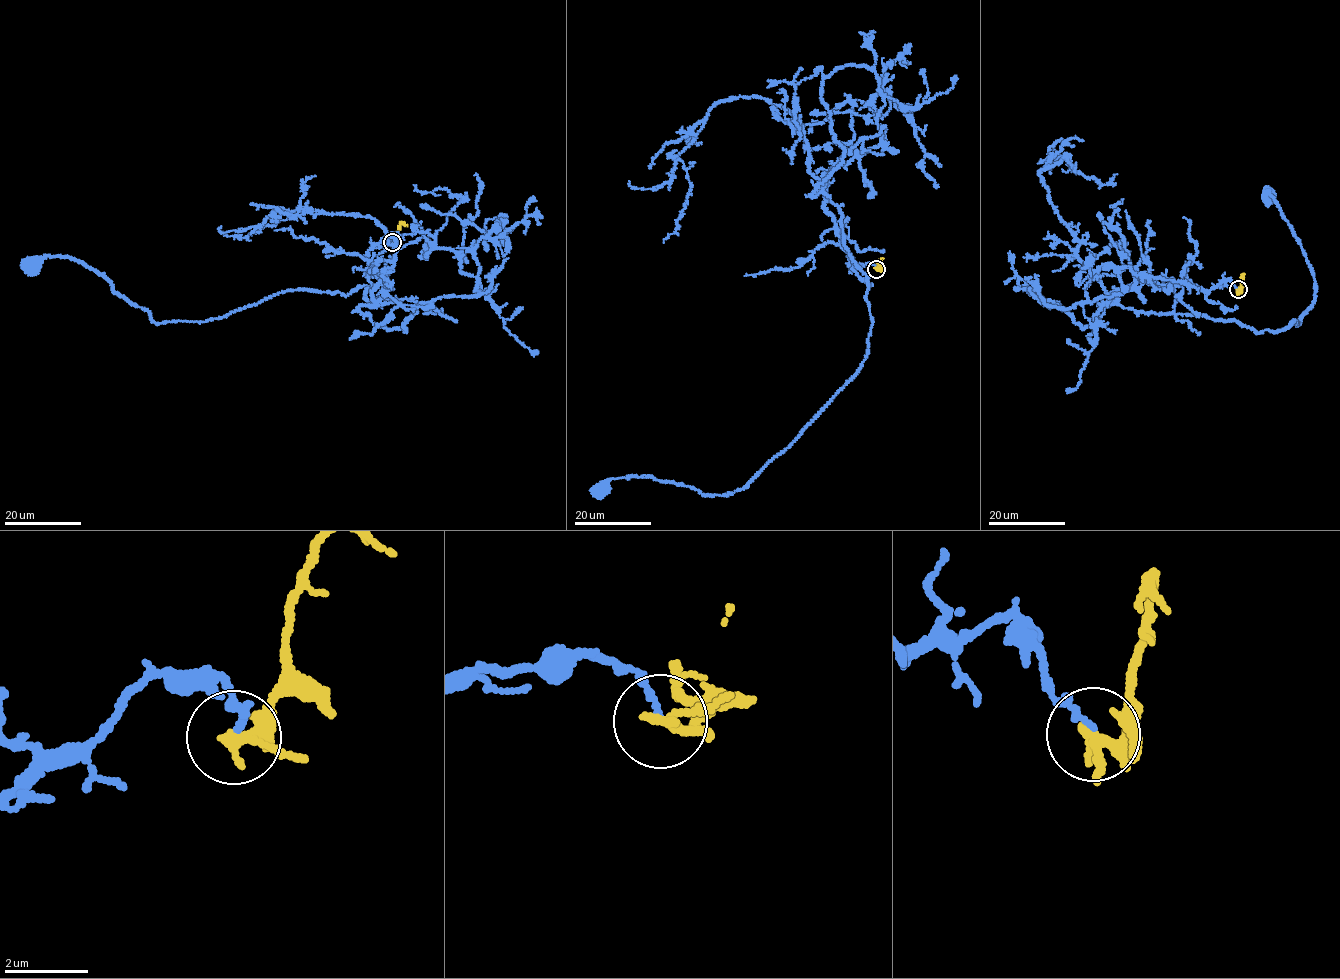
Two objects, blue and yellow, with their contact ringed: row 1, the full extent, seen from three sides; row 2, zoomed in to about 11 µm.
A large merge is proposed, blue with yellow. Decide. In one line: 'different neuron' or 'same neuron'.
different neuron

